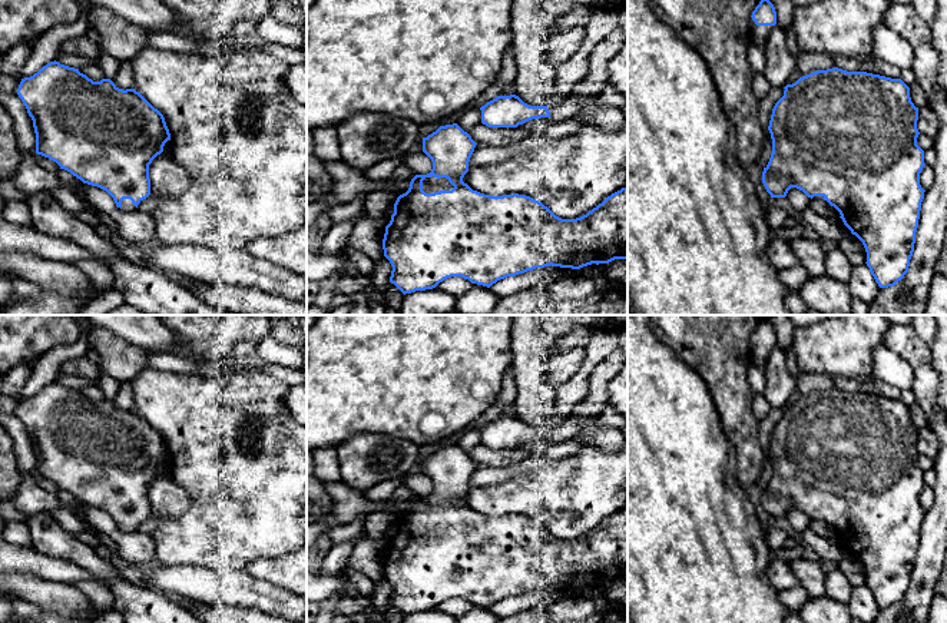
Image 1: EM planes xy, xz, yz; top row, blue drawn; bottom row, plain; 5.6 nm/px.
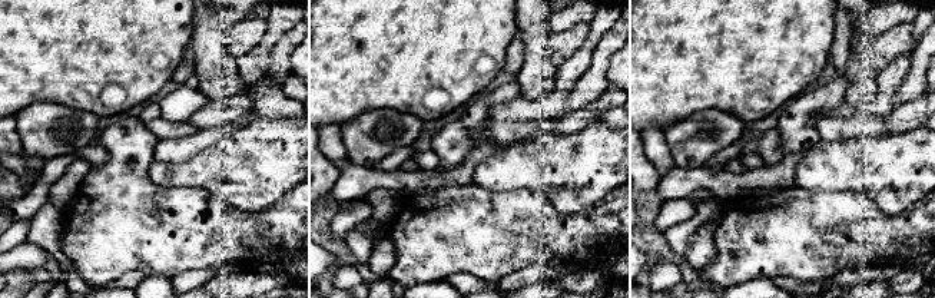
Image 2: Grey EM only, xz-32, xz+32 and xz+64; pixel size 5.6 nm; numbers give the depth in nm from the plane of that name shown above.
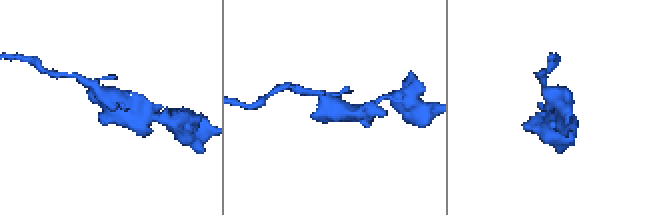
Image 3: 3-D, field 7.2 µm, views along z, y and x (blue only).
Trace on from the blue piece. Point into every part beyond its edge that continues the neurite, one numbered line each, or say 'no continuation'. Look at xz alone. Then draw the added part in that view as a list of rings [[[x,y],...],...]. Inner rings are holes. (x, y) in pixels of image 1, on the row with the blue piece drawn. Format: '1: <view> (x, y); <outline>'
1: xz (430, 185); [[[426,178],[423,180],[423,190],[426,193],[434,193],[434,192],[440,192],[440,190],[451,190],[454,186],[448,182],[448,179],[446,178]]]

